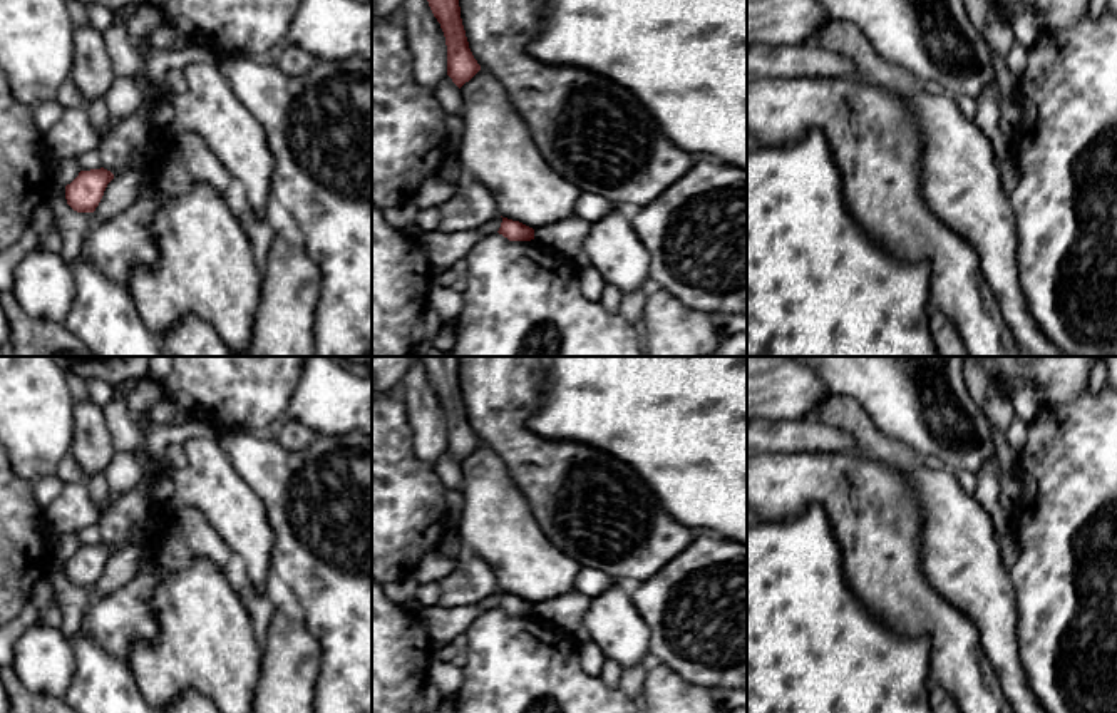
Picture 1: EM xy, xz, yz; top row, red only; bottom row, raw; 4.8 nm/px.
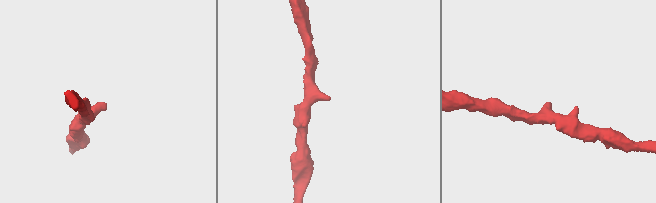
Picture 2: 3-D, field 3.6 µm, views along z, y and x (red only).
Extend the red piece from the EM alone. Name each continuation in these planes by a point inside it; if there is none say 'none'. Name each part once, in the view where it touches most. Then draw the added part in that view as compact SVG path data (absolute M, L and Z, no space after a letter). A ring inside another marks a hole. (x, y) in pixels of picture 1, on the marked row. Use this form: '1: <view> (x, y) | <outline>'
none

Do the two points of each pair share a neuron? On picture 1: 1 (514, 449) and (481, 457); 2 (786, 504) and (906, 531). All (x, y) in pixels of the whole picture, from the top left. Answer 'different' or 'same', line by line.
1: different
2: same

